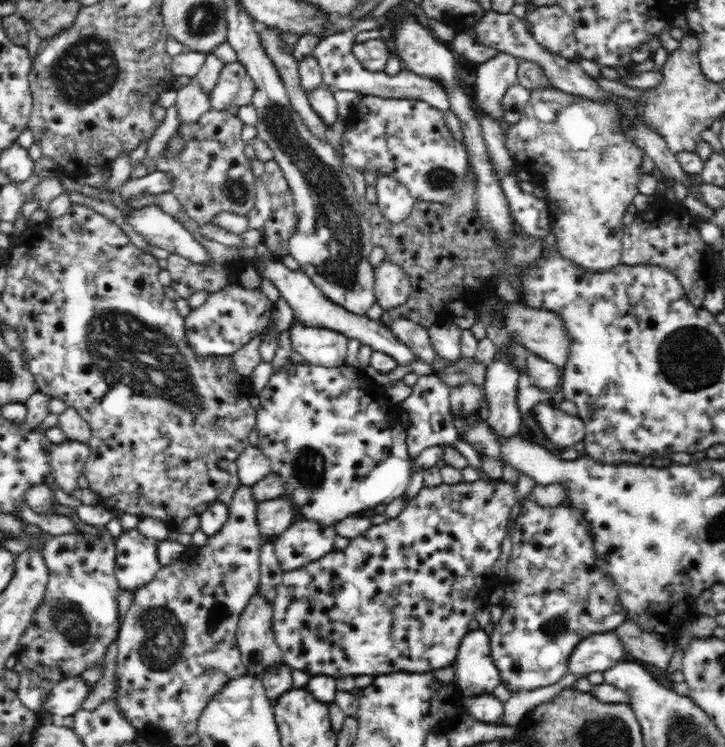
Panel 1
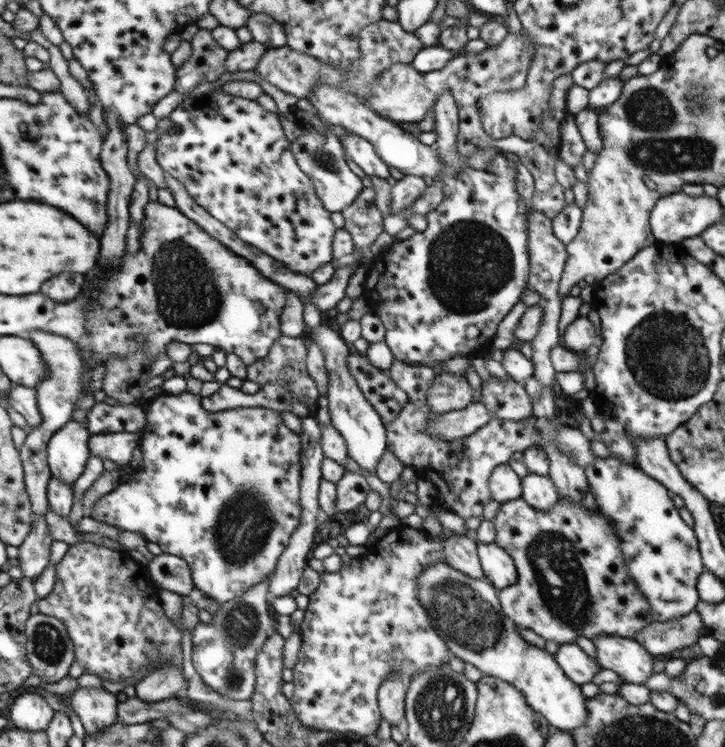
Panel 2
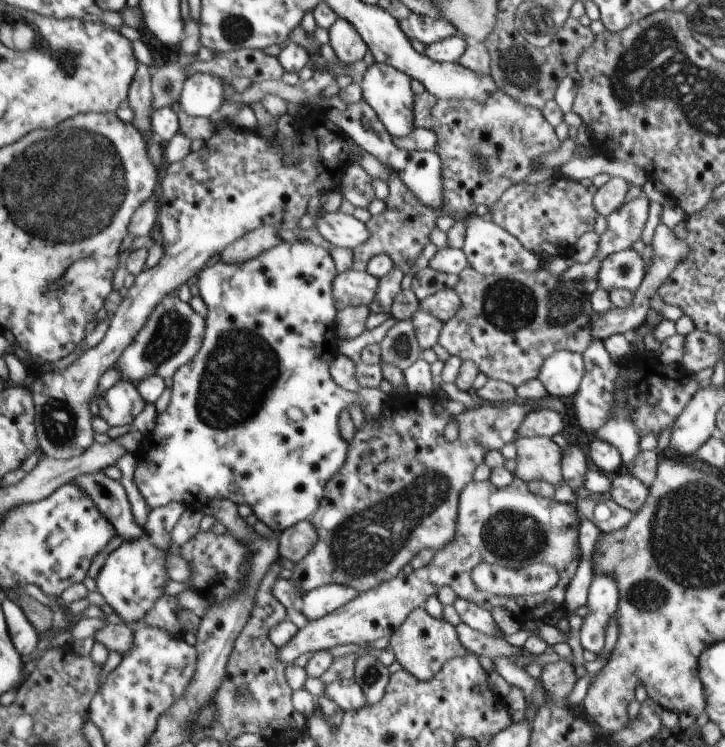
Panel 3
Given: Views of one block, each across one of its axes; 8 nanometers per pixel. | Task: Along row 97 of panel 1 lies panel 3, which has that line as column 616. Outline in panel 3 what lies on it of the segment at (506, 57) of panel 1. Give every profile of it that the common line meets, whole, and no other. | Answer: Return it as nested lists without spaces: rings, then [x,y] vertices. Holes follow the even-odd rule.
[[[623,471],[617,472],[616,478],[612,480],[609,496],[616,504],[633,513],[642,509],[649,497],[643,482],[635,475]]]

